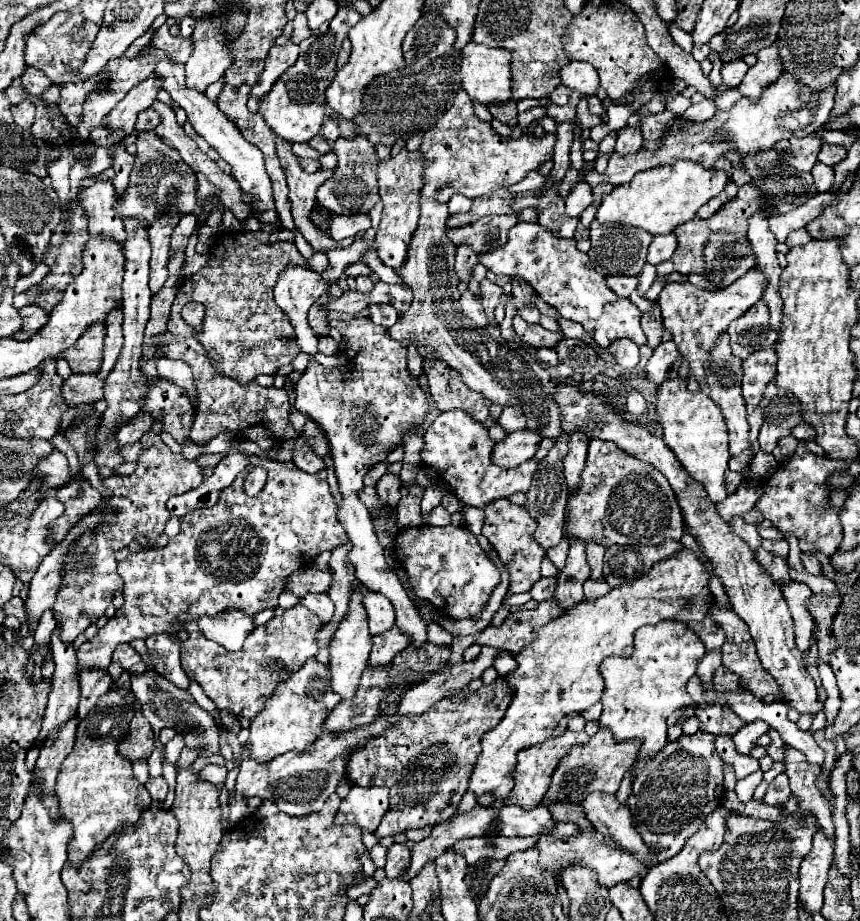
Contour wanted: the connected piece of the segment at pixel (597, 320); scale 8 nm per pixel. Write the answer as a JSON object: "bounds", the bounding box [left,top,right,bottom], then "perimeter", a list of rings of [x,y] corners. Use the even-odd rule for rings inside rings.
{"bounds":[478,222,646,346],"perimeter":[[[518,222],[510,230],[508,242],[502,248],[480,254],[478,258],[494,274],[524,278],[546,304],[554,306],[560,312],[562,318],[580,322],[584,330],[596,340],[596,344],[608,346],[618,338],[630,338],[638,346],[646,344],[640,326],[642,312],[628,298],[614,294],[606,286],[604,276],[594,270],[592,260],[586,252],[580,252],[576,248],[576,242],[576,238],[554,236],[538,222]]]}

